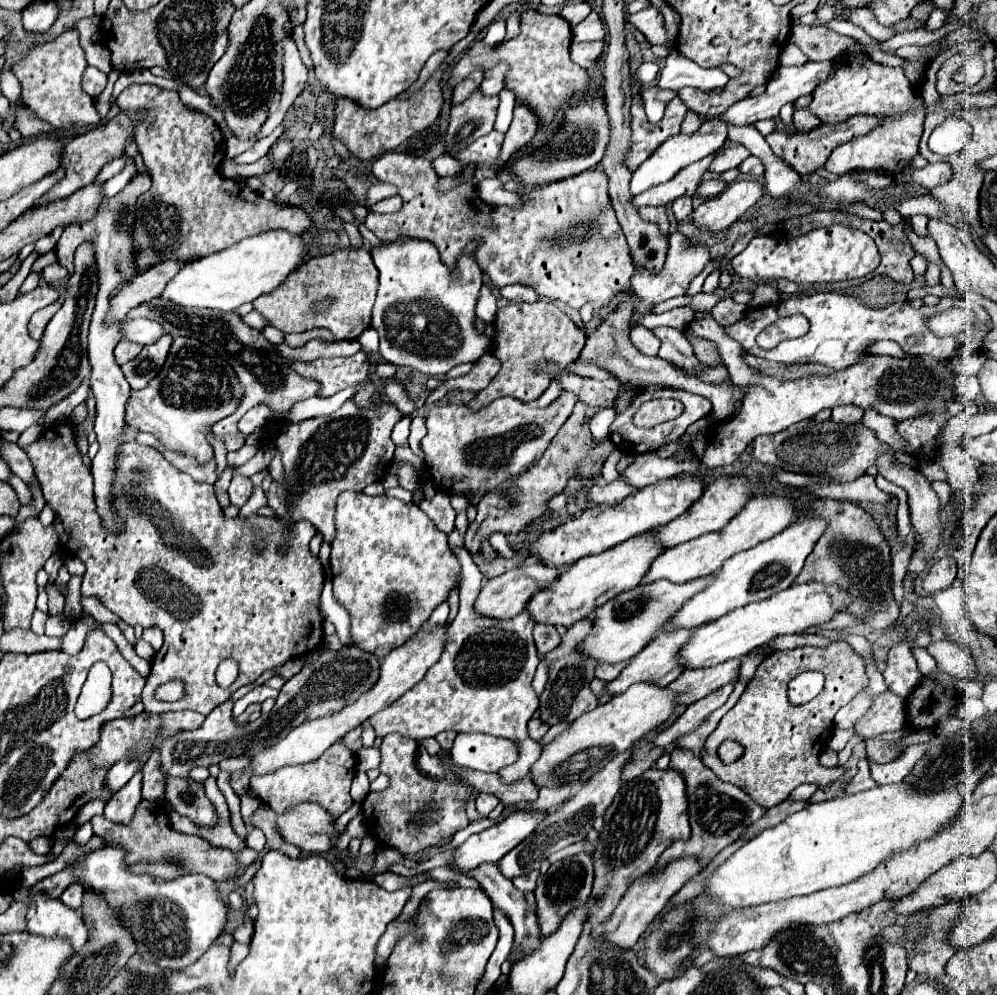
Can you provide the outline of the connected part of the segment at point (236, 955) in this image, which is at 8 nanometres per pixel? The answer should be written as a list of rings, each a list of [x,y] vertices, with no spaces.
[[[235,941],[233,945],[231,945],[231,963],[229,963],[229,967],[233,969],[245,955],[249,953],[249,947],[245,945],[245,943],[239,943],[239,941]]]

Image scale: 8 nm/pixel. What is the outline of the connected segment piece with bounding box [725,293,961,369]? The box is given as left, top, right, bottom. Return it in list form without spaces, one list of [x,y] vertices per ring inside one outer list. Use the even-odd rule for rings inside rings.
[[[813,293],[813,295],[803,295],[799,299],[789,297],[783,299],[775,305],[763,307],[763,309],[749,309],[745,313],[745,319],[725,327],[727,335],[731,335],[735,341],[739,341],[743,345],[743,349],[755,357],[763,357],[767,361],[779,361],[779,363],[821,363],[825,367],[831,369],[845,369],[849,365],[853,365],[863,353],[867,343],[871,341],[881,341],[881,339],[891,339],[897,341],[901,345],[901,349],[905,353],[917,355],[917,353],[927,353],[931,357],[937,359],[951,359],[957,355],[959,351],[959,339],[955,337],[935,337],[923,323],[923,319],[931,313],[931,311],[943,311],[949,309],[953,305],[957,305],[961,299],[957,297],[941,297],[941,301],[935,307],[929,305],[921,305],[921,307],[911,307],[907,303],[893,303],[887,305],[883,309],[871,309],[865,303],[861,303],[857,297],[853,295],[841,295],[841,293]],[[787,315],[805,315],[811,323],[811,329],[807,335],[793,339],[793,341],[785,341],[781,343],[777,349],[765,351],[761,349],[755,339],[757,333],[761,333],[761,329],[765,329],[767,325],[771,325],[773,321],[787,317]]]

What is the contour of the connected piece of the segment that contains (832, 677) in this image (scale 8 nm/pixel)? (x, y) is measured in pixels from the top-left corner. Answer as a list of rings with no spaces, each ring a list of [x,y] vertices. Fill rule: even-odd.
[[[835,641],[829,647],[775,651],[757,667],[753,681],[747,685],[737,705],[723,715],[717,729],[707,737],[703,745],[705,765],[715,771],[721,781],[737,785],[765,809],[785,801],[789,793],[803,783],[825,787],[847,773],[845,767],[829,769],[819,765],[820,752],[826,748],[833,729],[833,717],[865,685],[865,663],[845,641]],[[809,669],[825,673],[825,689],[807,705],[791,705],[787,701],[787,683]],[[725,739],[735,739],[745,747],[745,753],[731,765],[723,765],[717,757],[717,749]]]

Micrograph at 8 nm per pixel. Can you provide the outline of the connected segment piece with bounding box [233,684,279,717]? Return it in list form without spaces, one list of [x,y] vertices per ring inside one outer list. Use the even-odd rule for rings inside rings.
[[[265,684],[253,687],[251,691],[247,693],[247,695],[235,703],[235,707],[233,707],[233,715],[237,717],[237,715],[241,715],[245,709],[247,709],[247,705],[251,705],[251,703],[263,703],[266,699],[272,698],[274,700],[277,699],[279,692]]]

